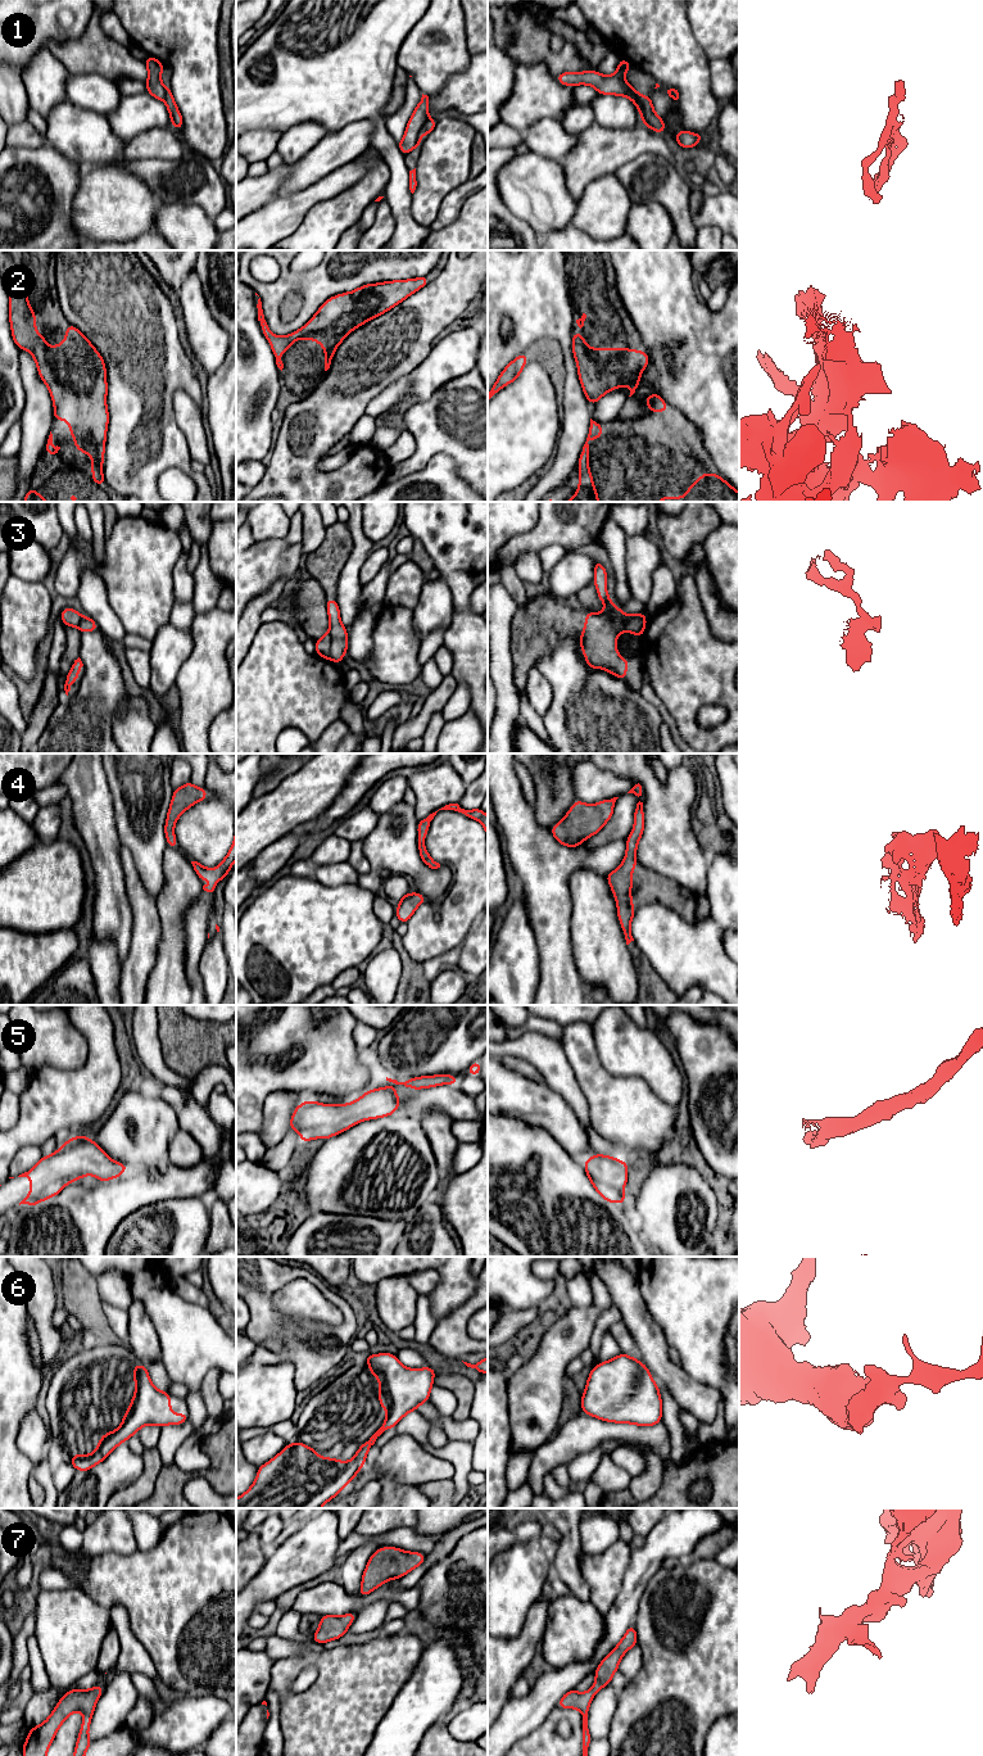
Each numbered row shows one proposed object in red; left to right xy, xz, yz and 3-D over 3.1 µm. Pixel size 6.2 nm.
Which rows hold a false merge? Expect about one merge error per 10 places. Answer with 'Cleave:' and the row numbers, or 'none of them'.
Cleave: 1, 3

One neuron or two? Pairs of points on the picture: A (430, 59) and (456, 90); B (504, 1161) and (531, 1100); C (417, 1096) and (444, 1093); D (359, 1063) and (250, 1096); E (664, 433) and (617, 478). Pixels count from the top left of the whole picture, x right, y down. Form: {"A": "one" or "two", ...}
{"A": "two", "B": "two", "C": "one", "D": "one", "E": "one"}

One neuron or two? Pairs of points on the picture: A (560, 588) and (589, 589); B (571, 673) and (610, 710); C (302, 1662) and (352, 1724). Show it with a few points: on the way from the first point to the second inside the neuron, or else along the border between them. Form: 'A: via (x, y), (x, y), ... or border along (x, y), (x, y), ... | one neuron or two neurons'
A: border along (592, 582), (578, 594) | two neurons
B: via (575, 686), (579, 693), (597, 710) | one neuron
C: via (321, 1668), (345, 1692), (345, 1705) | one neuron

